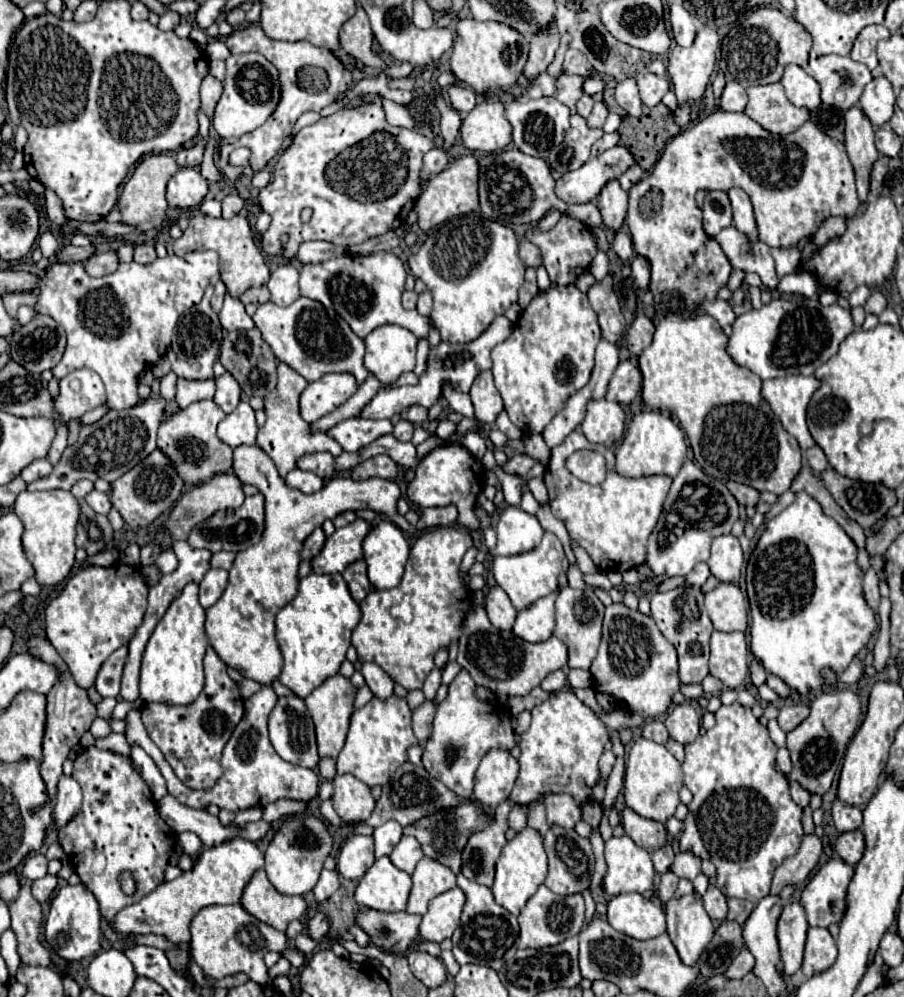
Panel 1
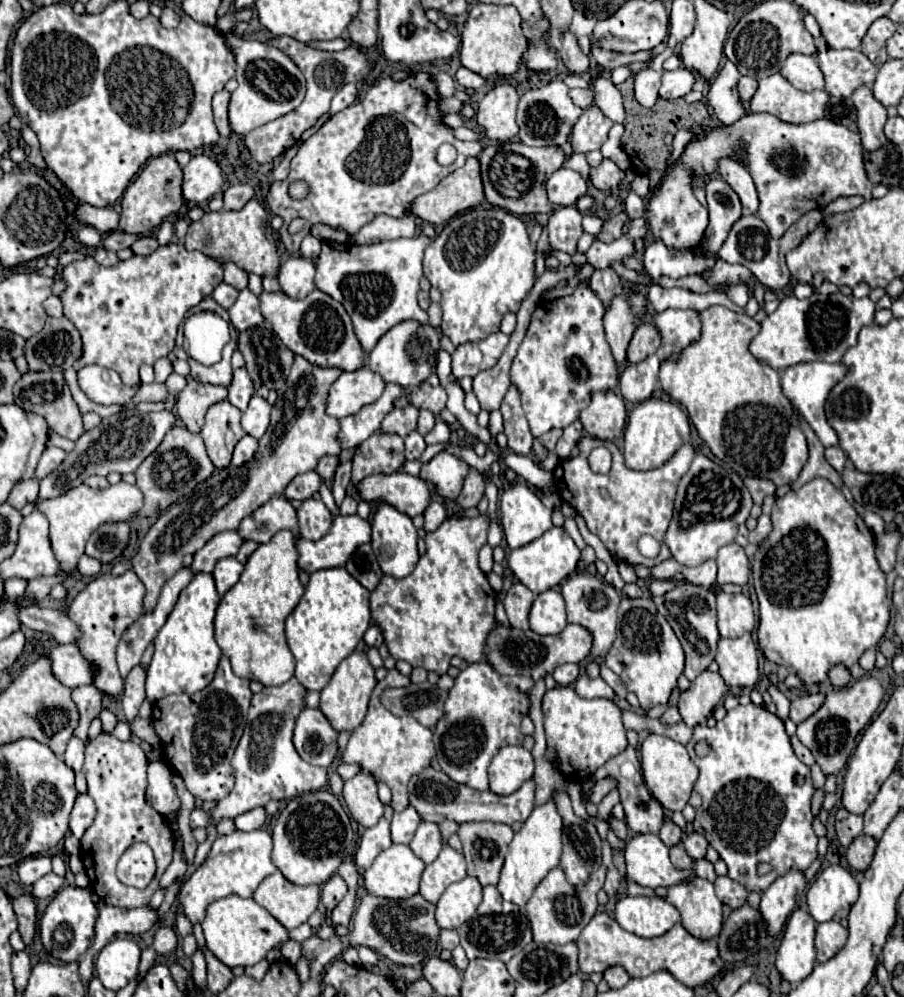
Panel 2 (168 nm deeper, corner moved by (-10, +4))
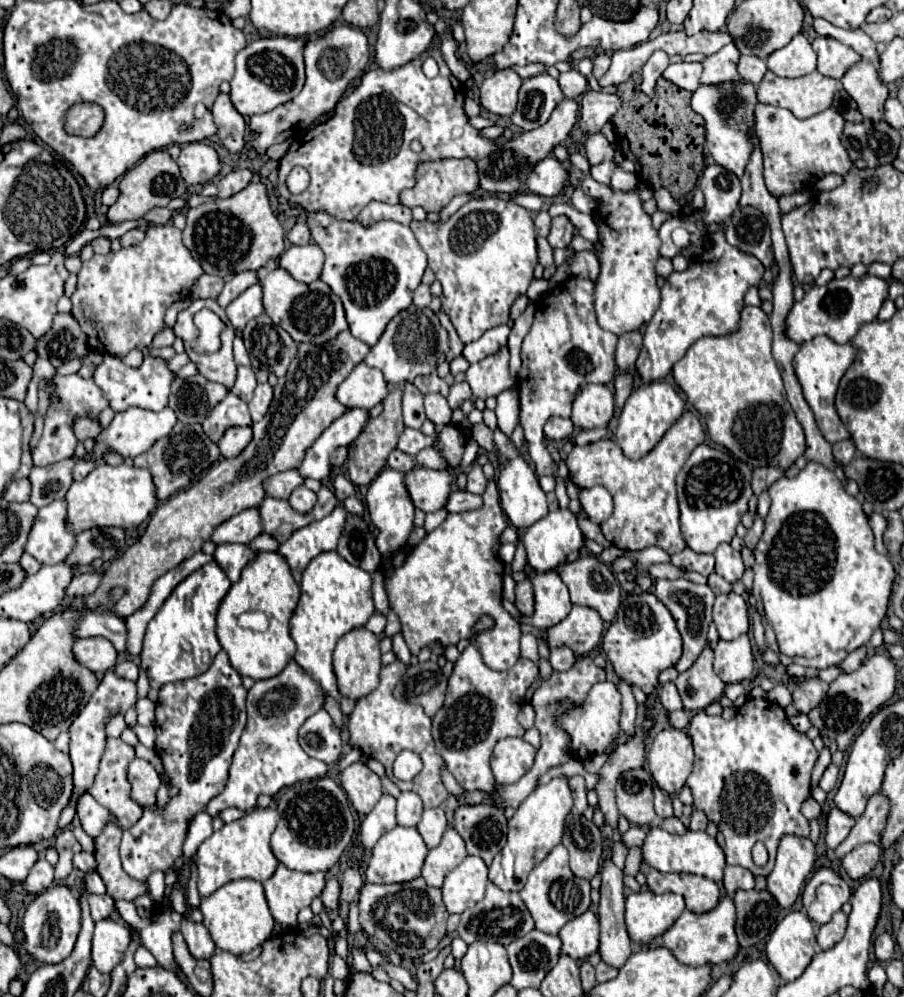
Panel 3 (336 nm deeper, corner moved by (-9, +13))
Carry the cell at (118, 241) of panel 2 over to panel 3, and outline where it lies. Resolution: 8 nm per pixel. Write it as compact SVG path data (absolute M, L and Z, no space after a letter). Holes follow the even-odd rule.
M152 208L148 214L142 216L142 220L146 220L148 224L166 224L170 222L172 212L168 208Z

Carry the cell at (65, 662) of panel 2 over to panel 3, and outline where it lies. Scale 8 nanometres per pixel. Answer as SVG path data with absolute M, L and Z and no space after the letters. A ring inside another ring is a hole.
M84 638L72 644L72 652L78 664L92 670L96 676L102 676L106 670L116 666L118 652L104 638Z

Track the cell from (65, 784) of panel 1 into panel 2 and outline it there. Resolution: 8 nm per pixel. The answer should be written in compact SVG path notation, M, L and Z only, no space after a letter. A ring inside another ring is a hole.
M79 795L75 801L75 807L73 807L73 813L71 813L71 823L69 823L71 833L81 839L85 829L93 823L95 813L97 813L95 801L89 795Z

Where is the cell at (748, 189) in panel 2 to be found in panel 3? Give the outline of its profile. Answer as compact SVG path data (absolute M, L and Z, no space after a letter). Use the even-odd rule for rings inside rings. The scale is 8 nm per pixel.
M726 82L716 86L698 86L692 96L692 110L704 116L706 120L706 146L712 154L714 162L724 166L742 178L744 168L748 164L748 156L752 152L750 144L750 128L754 126L754 106L756 106L756 88L744 82Z

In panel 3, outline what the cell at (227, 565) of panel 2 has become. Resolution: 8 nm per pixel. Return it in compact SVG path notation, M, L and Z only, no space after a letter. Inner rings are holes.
M220 544L216 546L214 560L230 578L230 582L238 582L242 568L254 558L256 554L246 544Z

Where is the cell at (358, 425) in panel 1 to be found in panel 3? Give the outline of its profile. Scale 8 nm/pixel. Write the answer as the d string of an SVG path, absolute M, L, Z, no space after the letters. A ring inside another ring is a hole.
M406 382L404 384L404 394L402 394L402 414L404 414L404 424L408 428L420 428L422 422L426 420L426 414L424 414L424 406L422 406L422 400L424 396L420 394L420 390Z

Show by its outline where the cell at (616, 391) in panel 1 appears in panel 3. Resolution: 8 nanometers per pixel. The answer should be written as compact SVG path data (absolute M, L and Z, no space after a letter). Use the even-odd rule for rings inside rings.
M712 228L712 232L712 248L708 248L704 256L694 258L688 270L672 272L660 290L660 308L646 326L644 346L636 360L636 372L644 384L666 378L672 370L672 364L678 362L686 350L702 336L734 332L738 328L740 310L744 308L742 298L746 290L750 286L758 286L762 280L764 266L752 254L732 248L724 240L722 228Z

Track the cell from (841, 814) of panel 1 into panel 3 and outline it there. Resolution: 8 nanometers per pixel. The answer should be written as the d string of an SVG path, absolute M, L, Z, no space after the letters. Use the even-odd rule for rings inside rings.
M832 808L828 814L828 828L826 828L826 844L830 848L838 848L846 836L850 834L852 826L854 826L854 818L846 812L842 812L840 808Z

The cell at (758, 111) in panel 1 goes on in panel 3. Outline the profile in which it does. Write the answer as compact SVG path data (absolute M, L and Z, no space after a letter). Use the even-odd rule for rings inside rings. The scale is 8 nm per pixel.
M766 72L758 86L758 102L788 108L796 118L810 118L832 104L838 80L812 72L800 78L780 78Z

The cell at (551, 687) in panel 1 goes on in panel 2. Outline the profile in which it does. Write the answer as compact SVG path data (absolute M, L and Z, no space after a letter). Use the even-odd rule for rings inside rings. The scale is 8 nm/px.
M561 665L553 671L553 677L557 685L573 685L575 679L579 677L579 667L577 665Z

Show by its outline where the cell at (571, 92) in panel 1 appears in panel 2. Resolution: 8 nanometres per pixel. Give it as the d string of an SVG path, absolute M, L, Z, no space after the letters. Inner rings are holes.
M567 29L565 33L561 33L561 49L559 49L559 55L565 63L565 67L579 75L579 73L585 73L589 69L589 57L581 51L579 43L577 43L577 37Z

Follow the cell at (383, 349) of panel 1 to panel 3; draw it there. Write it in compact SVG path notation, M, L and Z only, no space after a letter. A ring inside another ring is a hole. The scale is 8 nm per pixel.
M406 308L404 312L396 314L390 322L384 334L380 336L378 344L370 348L364 362L372 368L378 368L386 382L398 384L398 382L412 382L416 376L430 374L436 370L438 358L448 352L448 334L438 322L438 316L430 308Z

